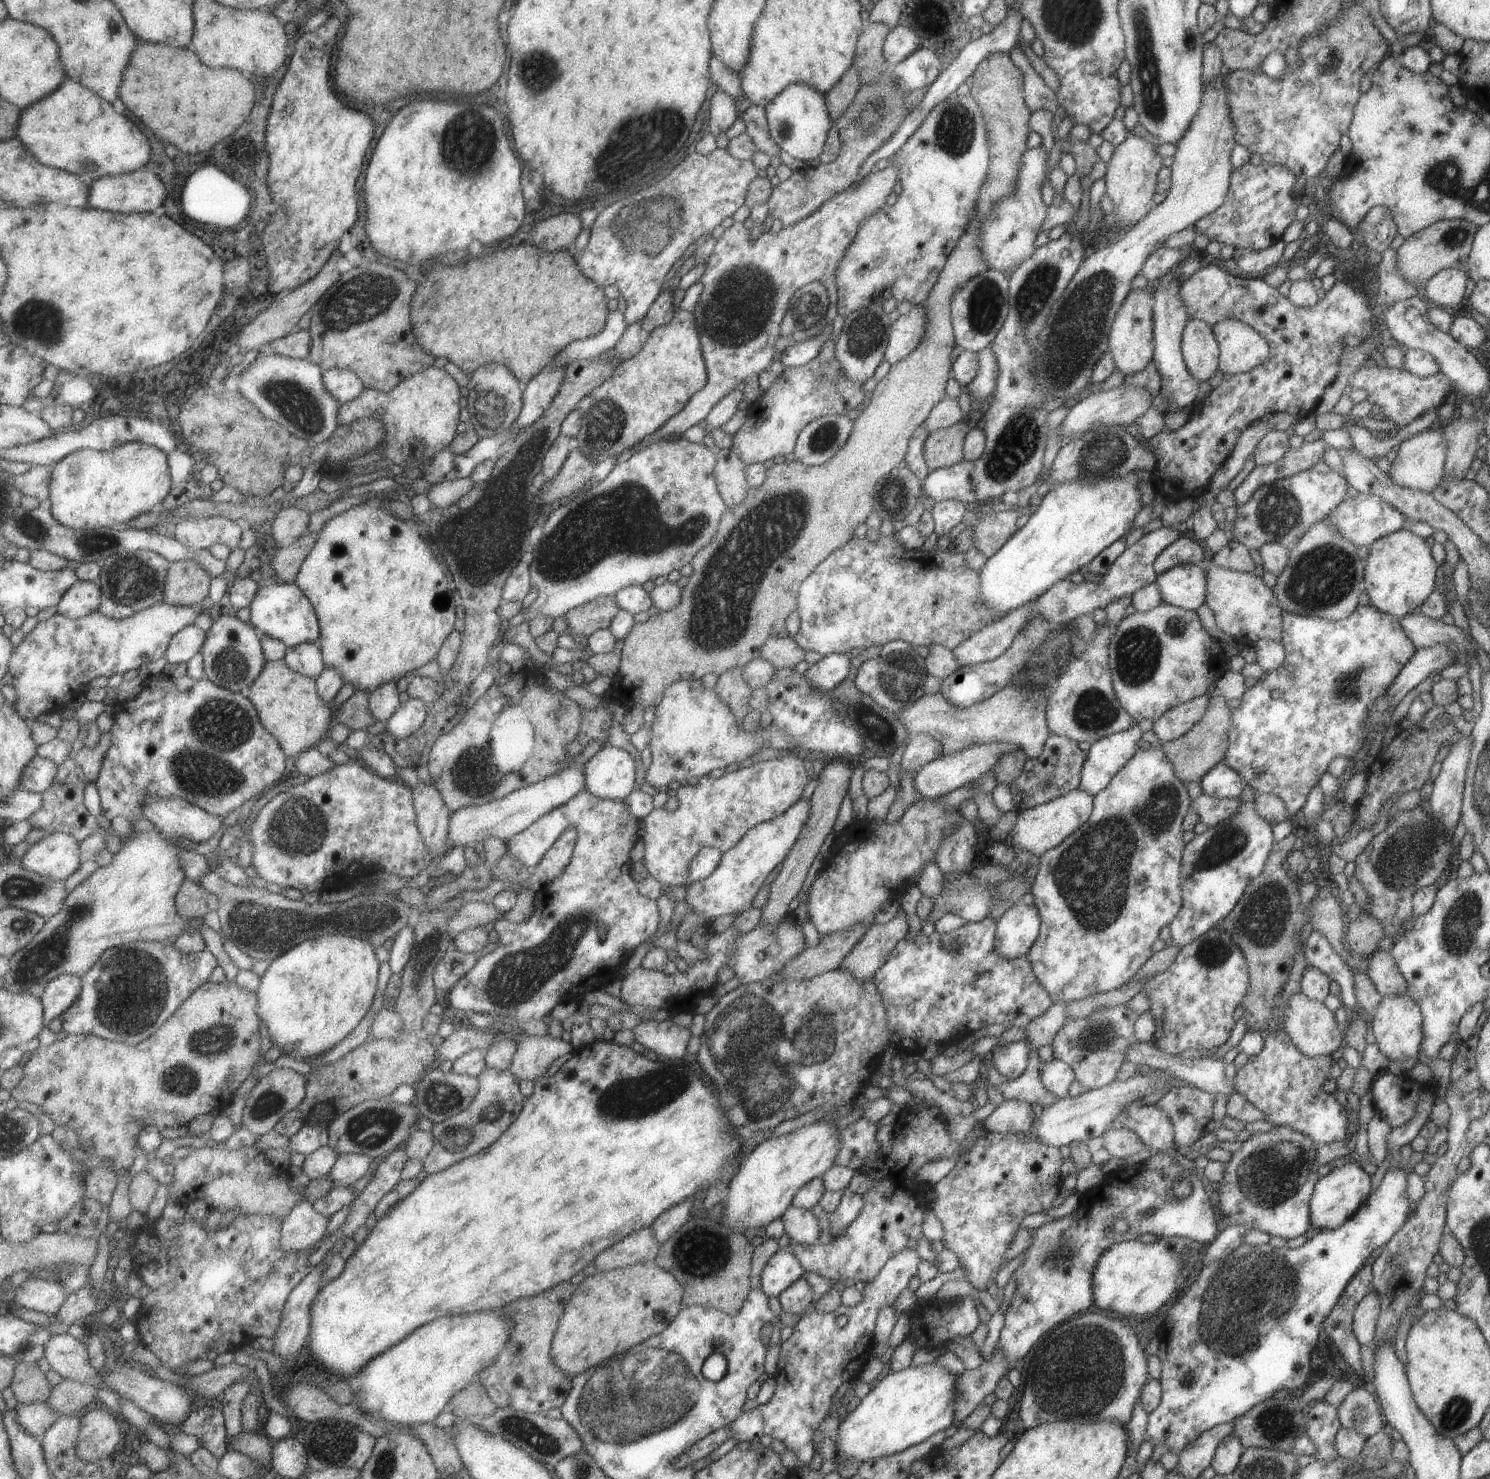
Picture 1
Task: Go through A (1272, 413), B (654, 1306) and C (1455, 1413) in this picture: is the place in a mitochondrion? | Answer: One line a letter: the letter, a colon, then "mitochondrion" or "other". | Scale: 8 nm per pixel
A: other
B: other
C: mitochondrion

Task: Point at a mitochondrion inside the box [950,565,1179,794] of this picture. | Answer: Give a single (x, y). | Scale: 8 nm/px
(1092, 713)

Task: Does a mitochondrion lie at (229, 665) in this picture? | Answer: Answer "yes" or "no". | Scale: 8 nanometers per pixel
yes

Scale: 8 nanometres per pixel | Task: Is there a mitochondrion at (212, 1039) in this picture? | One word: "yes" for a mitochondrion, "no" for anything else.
yes

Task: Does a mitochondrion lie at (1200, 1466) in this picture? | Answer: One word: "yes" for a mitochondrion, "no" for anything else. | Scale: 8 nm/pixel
no

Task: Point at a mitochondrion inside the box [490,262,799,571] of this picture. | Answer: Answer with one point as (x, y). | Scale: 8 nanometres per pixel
(741, 306)

